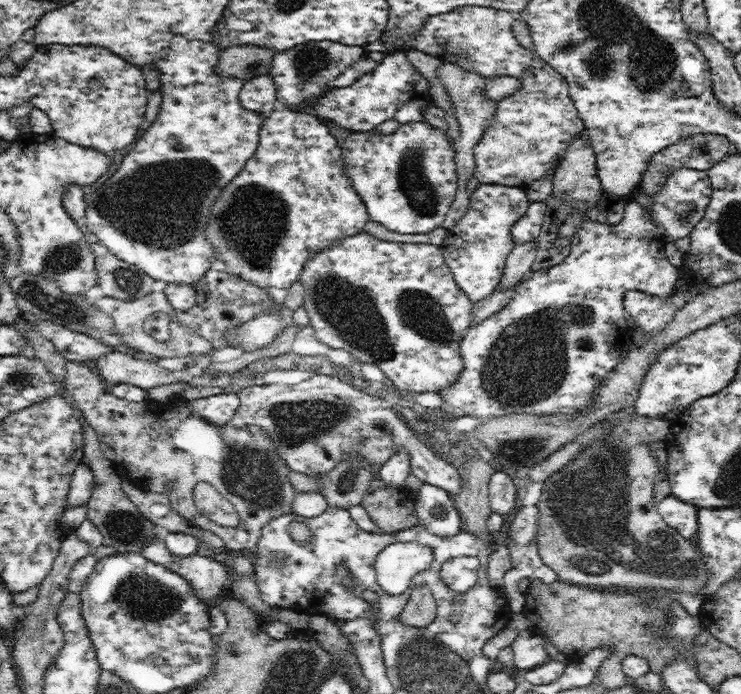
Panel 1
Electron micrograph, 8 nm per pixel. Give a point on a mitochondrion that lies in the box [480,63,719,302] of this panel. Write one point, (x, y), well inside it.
(700, 149)

